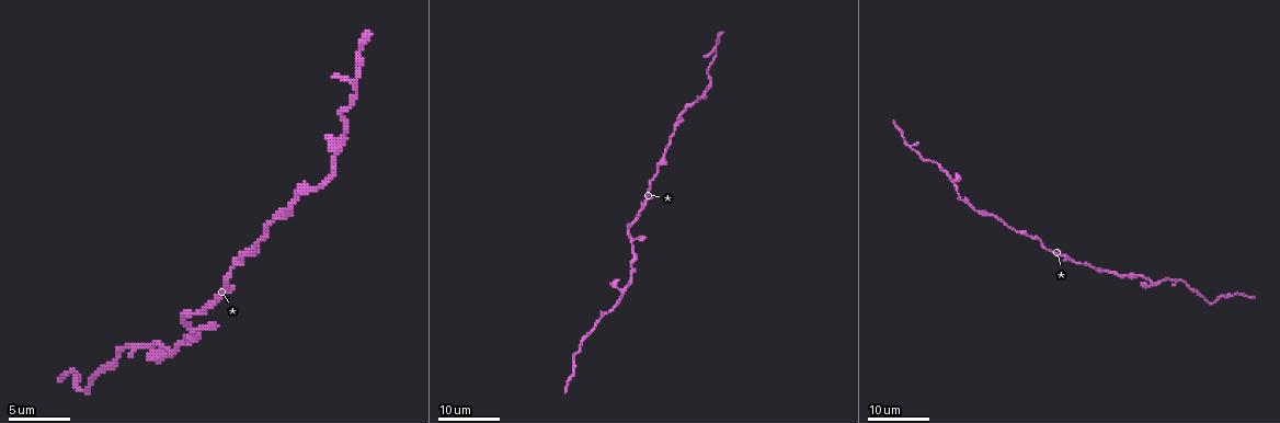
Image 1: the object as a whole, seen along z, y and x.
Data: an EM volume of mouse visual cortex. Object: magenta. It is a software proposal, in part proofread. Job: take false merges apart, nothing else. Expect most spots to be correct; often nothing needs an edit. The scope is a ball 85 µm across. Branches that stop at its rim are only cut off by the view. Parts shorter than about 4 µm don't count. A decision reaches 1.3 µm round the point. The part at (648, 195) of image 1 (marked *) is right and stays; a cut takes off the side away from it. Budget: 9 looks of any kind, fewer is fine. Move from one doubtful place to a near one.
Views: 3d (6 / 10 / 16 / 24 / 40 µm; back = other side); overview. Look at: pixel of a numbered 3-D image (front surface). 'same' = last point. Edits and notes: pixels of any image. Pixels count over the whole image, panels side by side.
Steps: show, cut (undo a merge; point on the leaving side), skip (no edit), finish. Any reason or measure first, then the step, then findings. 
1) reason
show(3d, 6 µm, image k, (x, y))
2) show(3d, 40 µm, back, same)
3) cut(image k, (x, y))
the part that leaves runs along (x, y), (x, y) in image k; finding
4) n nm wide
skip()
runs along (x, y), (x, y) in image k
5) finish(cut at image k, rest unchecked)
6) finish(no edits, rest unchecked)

side arm on a straight run
show(3d, 24 µm, image 1, (334, 153))

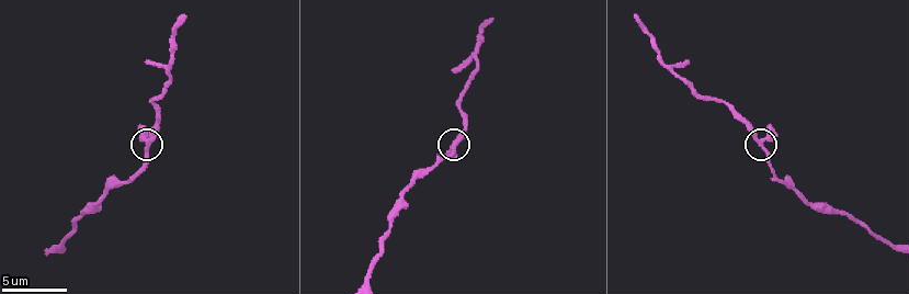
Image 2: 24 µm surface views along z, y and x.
zoom in
show(3d, 10 µm, image 2, (452, 143))

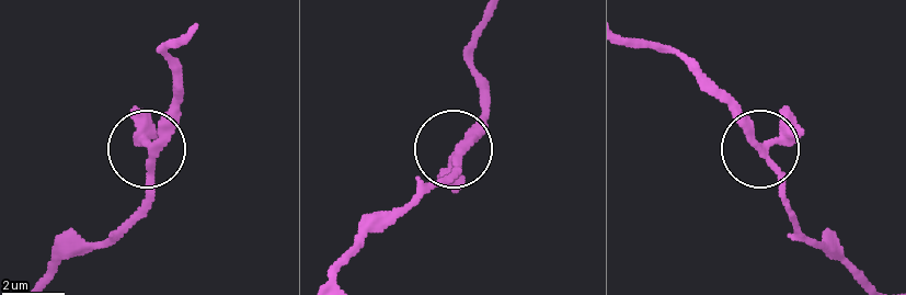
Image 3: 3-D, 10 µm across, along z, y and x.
3 arms
skip()
runs along (42, 281), (105, 241), (136, 210), (152, 139), (181, 79) in image 3; continuous, no second neuron

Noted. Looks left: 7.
calibre changes
show(3d, 16 µm, image 2, (839, 214))

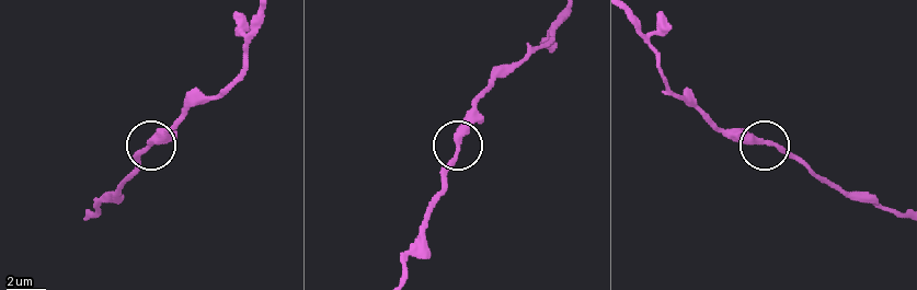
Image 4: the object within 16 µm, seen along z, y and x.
show(3d, 6 µm, image 4, (762, 141))

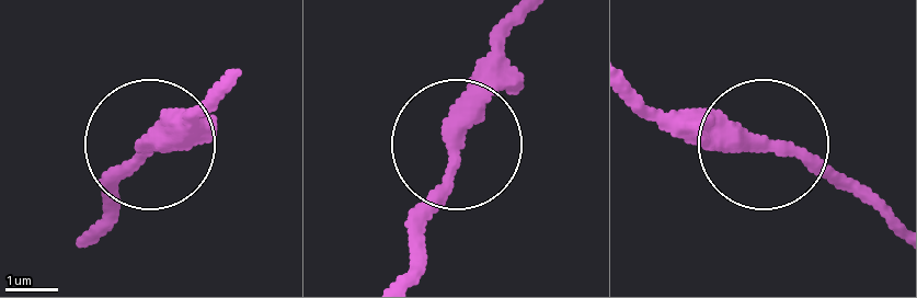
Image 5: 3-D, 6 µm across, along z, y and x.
skip()
runs along (394, 279), (412, 215), (451, 162), (463, 96), (534, 10) in image 5; all the same neuron

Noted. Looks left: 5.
side arm on a straight run
show(3d, 10 µm, image 2, (477, 62))

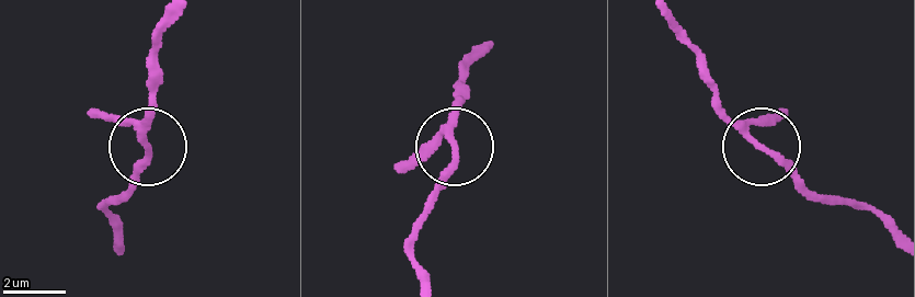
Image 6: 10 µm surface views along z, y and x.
skip()
runs along (895, 232), (871, 212), (809, 194), (701, 78) in image 6; continuous, no second neuron

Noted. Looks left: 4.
a narrow waist
show(3d, 24 µm, image 1, (1181, 282))

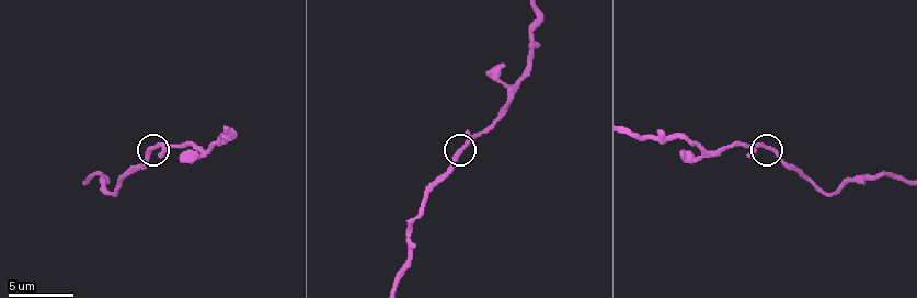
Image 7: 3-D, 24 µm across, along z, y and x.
show(3d, 6 µm, image 7, (461, 151))

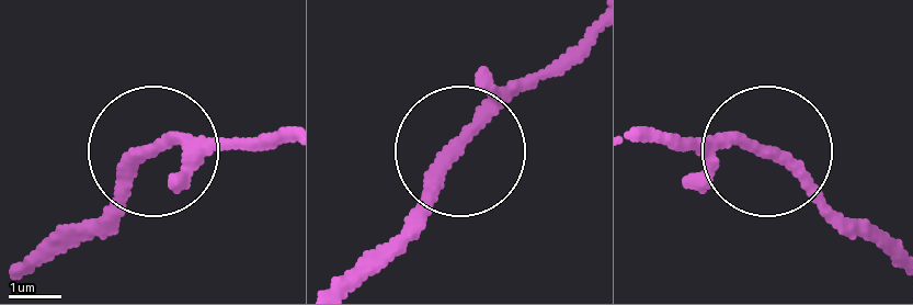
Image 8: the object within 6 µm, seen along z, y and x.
skip()
runs along (641, 138), (760, 143), (846, 225) in image 8; continuous, no second neuron

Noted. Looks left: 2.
finish(no edits, rest unchecked)

